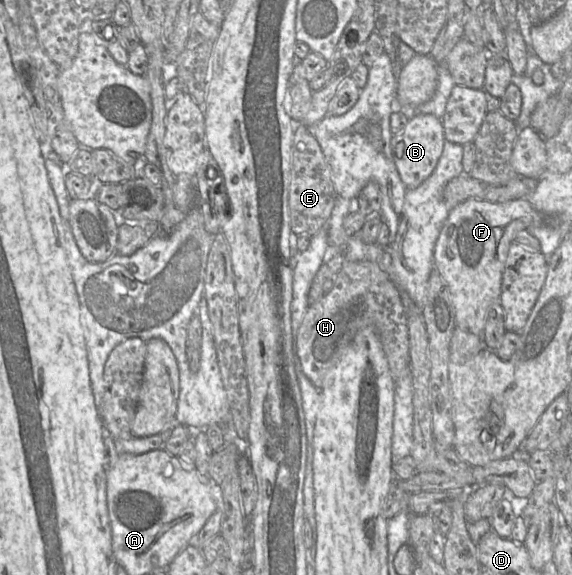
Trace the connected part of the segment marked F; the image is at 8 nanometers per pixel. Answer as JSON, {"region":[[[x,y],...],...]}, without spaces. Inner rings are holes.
{"region":[[[468,199],[450,210],[435,244],[434,263],[448,285],[456,326],[482,335],[488,309],[500,302],[505,261],[515,236],[519,231],[540,223],[555,224],[556,220],[542,216],[528,199],[504,203]]]}

